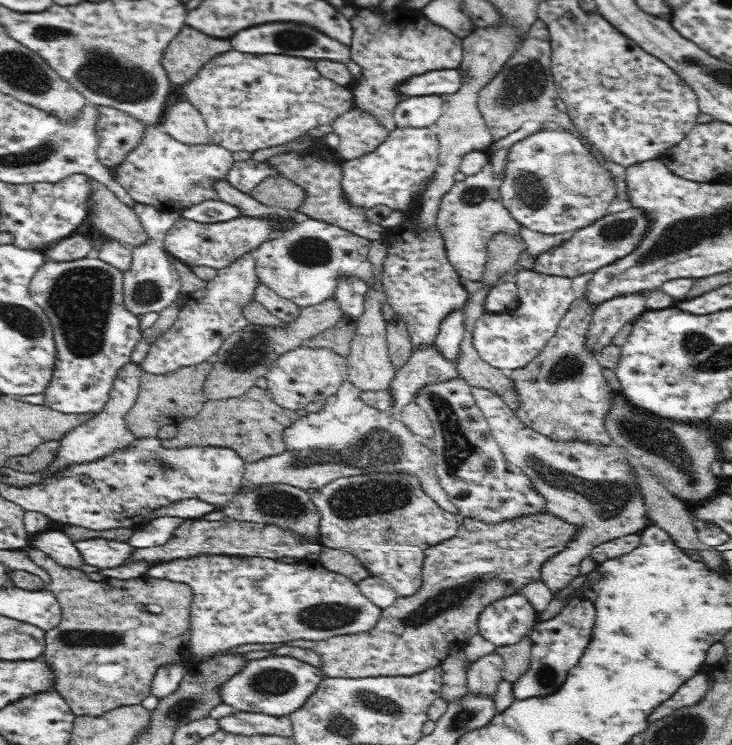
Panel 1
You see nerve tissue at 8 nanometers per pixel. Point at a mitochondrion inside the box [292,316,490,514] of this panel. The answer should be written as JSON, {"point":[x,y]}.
{"point":[457,447]}

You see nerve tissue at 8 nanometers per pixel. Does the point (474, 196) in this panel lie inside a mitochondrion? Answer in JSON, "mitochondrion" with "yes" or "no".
{"mitochondrion":"yes"}

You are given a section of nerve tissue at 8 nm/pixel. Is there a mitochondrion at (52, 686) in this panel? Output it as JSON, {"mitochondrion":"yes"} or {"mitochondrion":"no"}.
{"mitochondrion":"no"}

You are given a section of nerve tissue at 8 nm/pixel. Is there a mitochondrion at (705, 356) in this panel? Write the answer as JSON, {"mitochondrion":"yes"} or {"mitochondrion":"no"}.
{"mitochondrion":"yes"}

